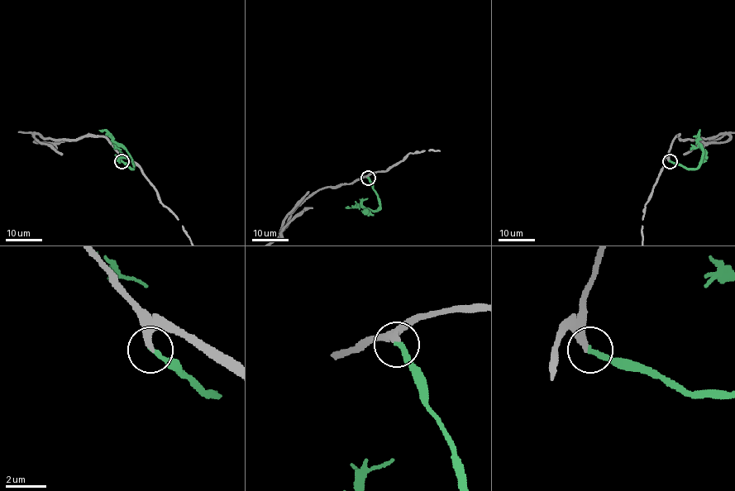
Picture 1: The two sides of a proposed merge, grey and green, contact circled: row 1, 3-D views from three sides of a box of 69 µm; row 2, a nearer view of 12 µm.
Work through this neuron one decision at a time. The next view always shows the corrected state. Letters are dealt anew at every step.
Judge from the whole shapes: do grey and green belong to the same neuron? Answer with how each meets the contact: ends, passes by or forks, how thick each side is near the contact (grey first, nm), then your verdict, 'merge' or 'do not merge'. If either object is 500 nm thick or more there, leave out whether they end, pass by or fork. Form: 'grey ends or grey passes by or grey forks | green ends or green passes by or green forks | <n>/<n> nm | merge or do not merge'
grey ends | green ends | 240/240 nm | merge

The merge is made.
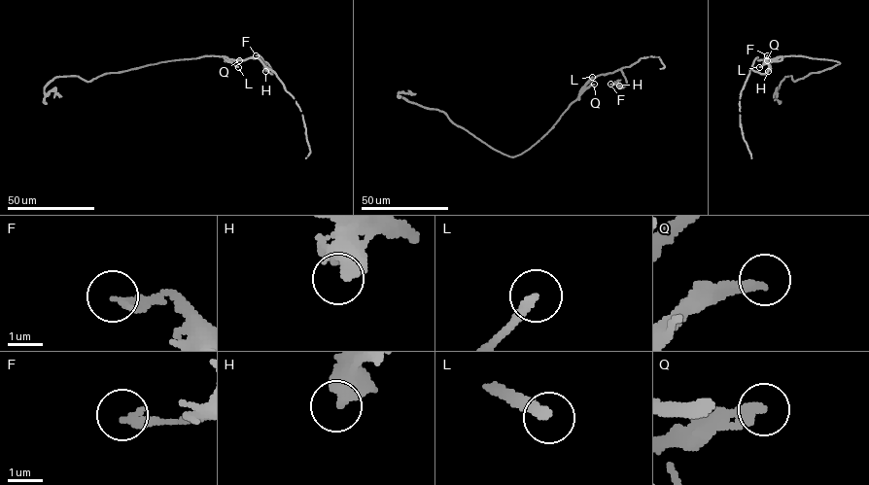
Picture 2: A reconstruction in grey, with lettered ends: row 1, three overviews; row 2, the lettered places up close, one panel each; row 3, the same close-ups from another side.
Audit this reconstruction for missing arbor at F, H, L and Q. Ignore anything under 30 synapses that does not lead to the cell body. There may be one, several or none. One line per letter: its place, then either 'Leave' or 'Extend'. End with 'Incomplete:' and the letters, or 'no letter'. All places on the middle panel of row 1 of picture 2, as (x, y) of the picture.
F: Place: (610, 84). Leave
H: Place: (619, 86). Leave
L: Place: (592, 77). Extend
Q: Place: (594, 84). Extend
Incomplete: L, Q

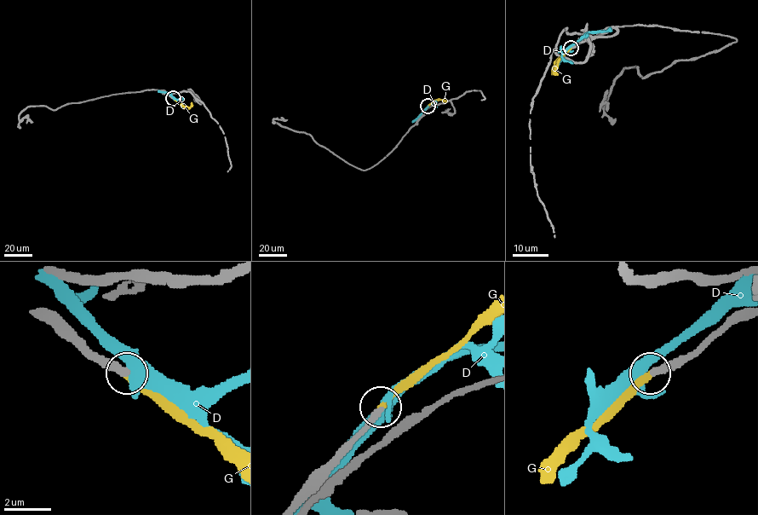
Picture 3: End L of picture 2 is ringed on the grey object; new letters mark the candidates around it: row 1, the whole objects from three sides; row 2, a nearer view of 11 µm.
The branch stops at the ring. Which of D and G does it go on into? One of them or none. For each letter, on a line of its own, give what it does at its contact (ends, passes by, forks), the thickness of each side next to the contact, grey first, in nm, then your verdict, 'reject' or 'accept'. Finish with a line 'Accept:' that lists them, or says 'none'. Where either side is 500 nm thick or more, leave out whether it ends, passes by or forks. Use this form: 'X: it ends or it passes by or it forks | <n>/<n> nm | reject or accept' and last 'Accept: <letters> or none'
D: it forks | 280/360 nm | reject
G: it ends | 280/240 nm | accept
Accept: G

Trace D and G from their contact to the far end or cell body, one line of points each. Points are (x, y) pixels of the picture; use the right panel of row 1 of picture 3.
D: (570, 47), (586, 33), (611, 30)
G: (571, 48), (555, 62), (554, 71), (559, 58)

